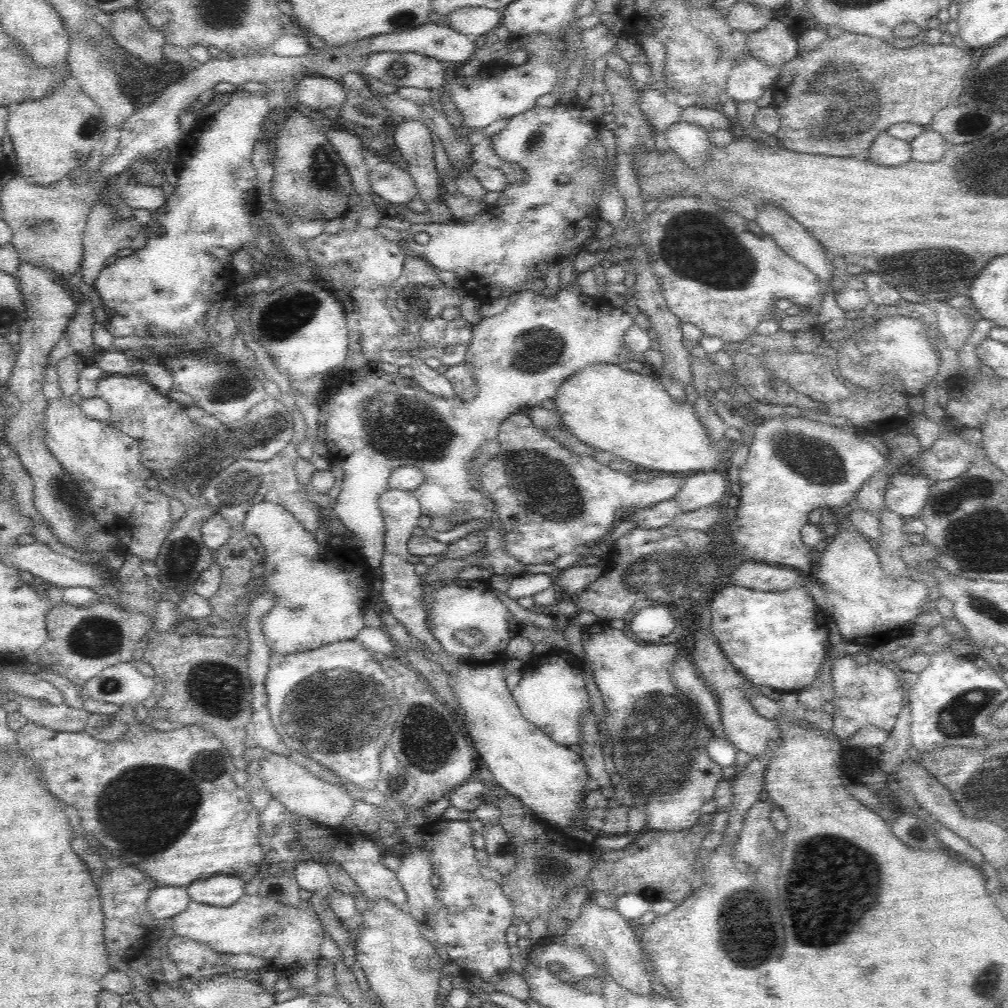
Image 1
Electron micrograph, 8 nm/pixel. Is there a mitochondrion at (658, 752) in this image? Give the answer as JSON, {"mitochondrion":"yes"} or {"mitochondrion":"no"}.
{"mitochondrion":"yes"}

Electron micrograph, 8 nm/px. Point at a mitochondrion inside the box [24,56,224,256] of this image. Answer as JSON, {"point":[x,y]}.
{"point":[90,127]}

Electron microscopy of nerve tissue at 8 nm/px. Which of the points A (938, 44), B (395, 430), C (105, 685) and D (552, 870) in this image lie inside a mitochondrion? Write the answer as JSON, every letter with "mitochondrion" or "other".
{"A":"other","B":"mitochondrion","C":"mitochondrion","D":"mitochondrion"}

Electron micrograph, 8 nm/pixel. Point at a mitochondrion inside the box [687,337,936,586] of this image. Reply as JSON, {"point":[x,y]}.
{"point":[826,467]}

